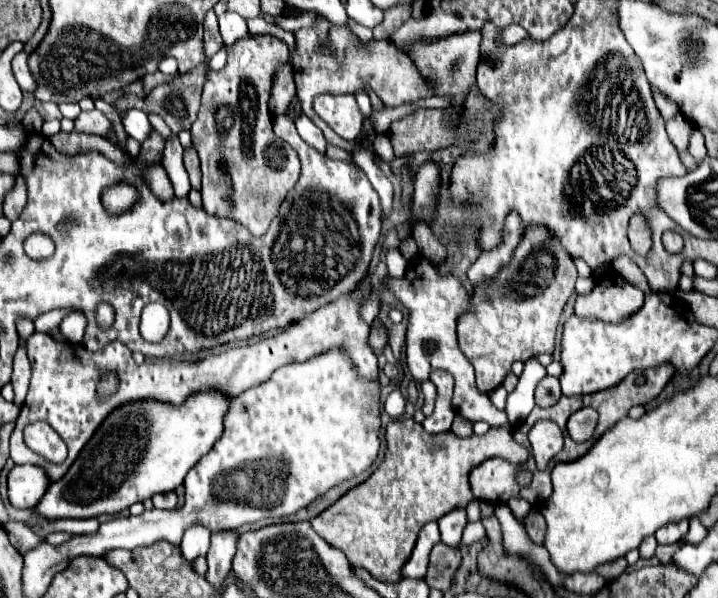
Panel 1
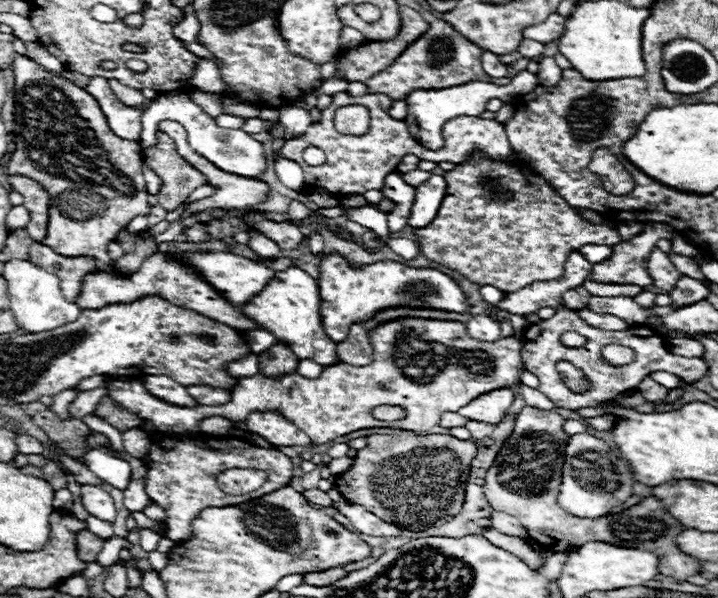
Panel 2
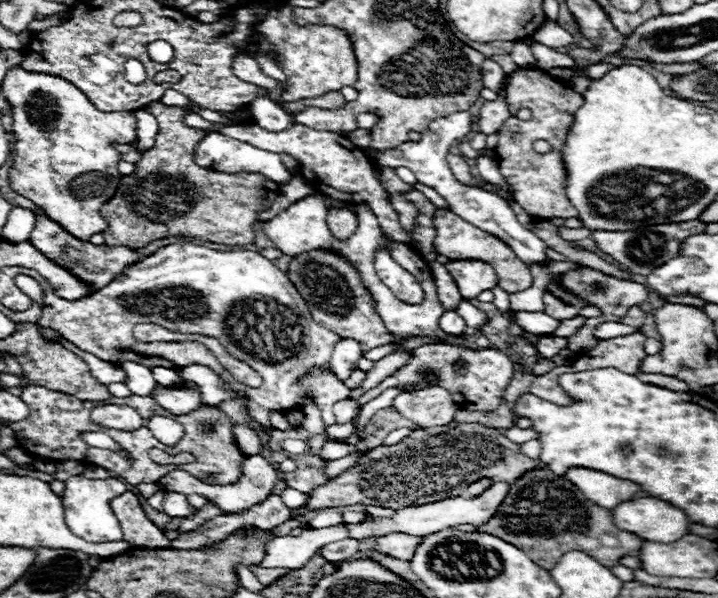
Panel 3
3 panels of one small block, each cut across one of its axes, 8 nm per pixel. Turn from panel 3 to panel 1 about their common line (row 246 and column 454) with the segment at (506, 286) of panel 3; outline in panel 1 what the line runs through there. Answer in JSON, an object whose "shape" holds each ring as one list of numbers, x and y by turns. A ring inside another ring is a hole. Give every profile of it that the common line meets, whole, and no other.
{"shape":[[398,418,386,426,386,444,386,458,378,466,378,470,364,484,352,488,336,504,332,504,328,510,324,510,312,520,312,528,320,538,324,538,332,548,342,550,352,566,366,568,380,582,398,582,402,578,400,570,410,558,418,540,418,532,426,522,438,520,456,508,466,508,474,500,468,482,468,474,474,466,492,456,504,458,514,466,524,466,530,456,524,446,514,442,510,426,490,428,484,436,456,440,452,432,434,436,424,432,422,426,416,424,412,418]]}

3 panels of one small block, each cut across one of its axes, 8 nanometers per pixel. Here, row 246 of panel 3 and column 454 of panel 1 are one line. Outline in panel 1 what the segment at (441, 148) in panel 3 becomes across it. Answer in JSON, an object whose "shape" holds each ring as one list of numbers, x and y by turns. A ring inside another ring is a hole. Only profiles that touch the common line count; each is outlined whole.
{"shape":[[452,510,438,520,438,526,440,526,440,538,442,538,440,542,454,548,460,542,462,530,466,526,466,512,464,510]]}

